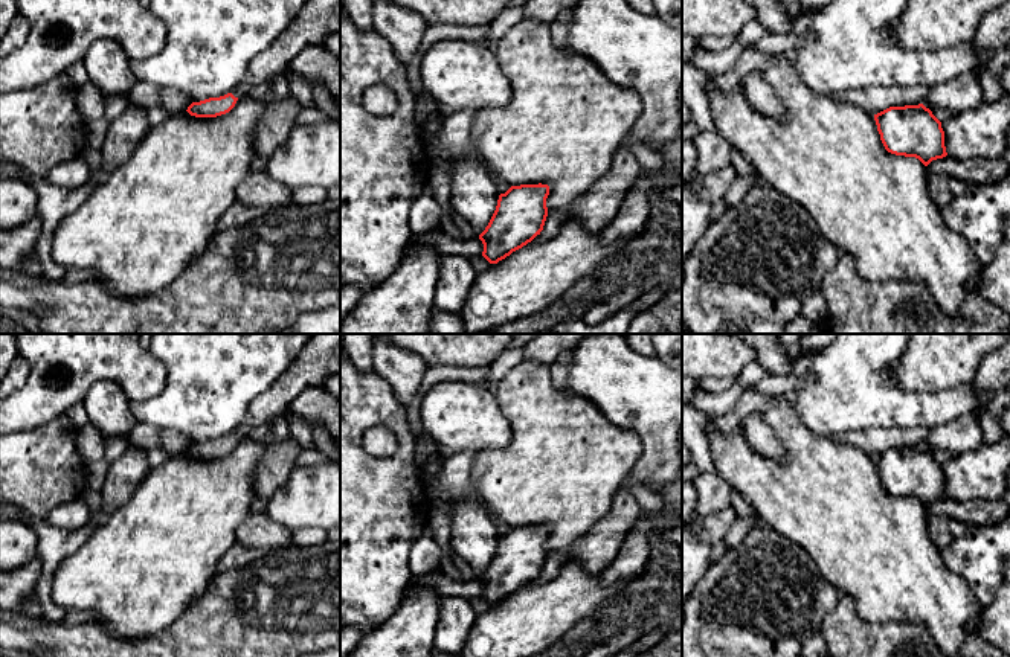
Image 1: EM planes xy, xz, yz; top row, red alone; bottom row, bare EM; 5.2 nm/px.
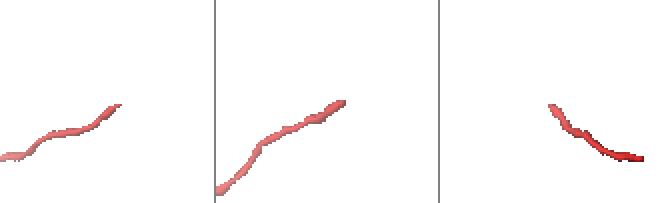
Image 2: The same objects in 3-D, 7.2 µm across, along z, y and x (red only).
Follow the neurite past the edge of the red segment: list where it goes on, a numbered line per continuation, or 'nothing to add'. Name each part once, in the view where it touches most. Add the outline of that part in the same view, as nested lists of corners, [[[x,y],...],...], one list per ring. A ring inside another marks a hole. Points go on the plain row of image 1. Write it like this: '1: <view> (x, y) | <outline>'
1: xy (319, 357) | [[[313,334],[288,369],[250,402],[243,424],[232,436],[241,441],[252,430],[284,416],[302,390],[323,387],[331,375],[340,375],[340,334]]]

